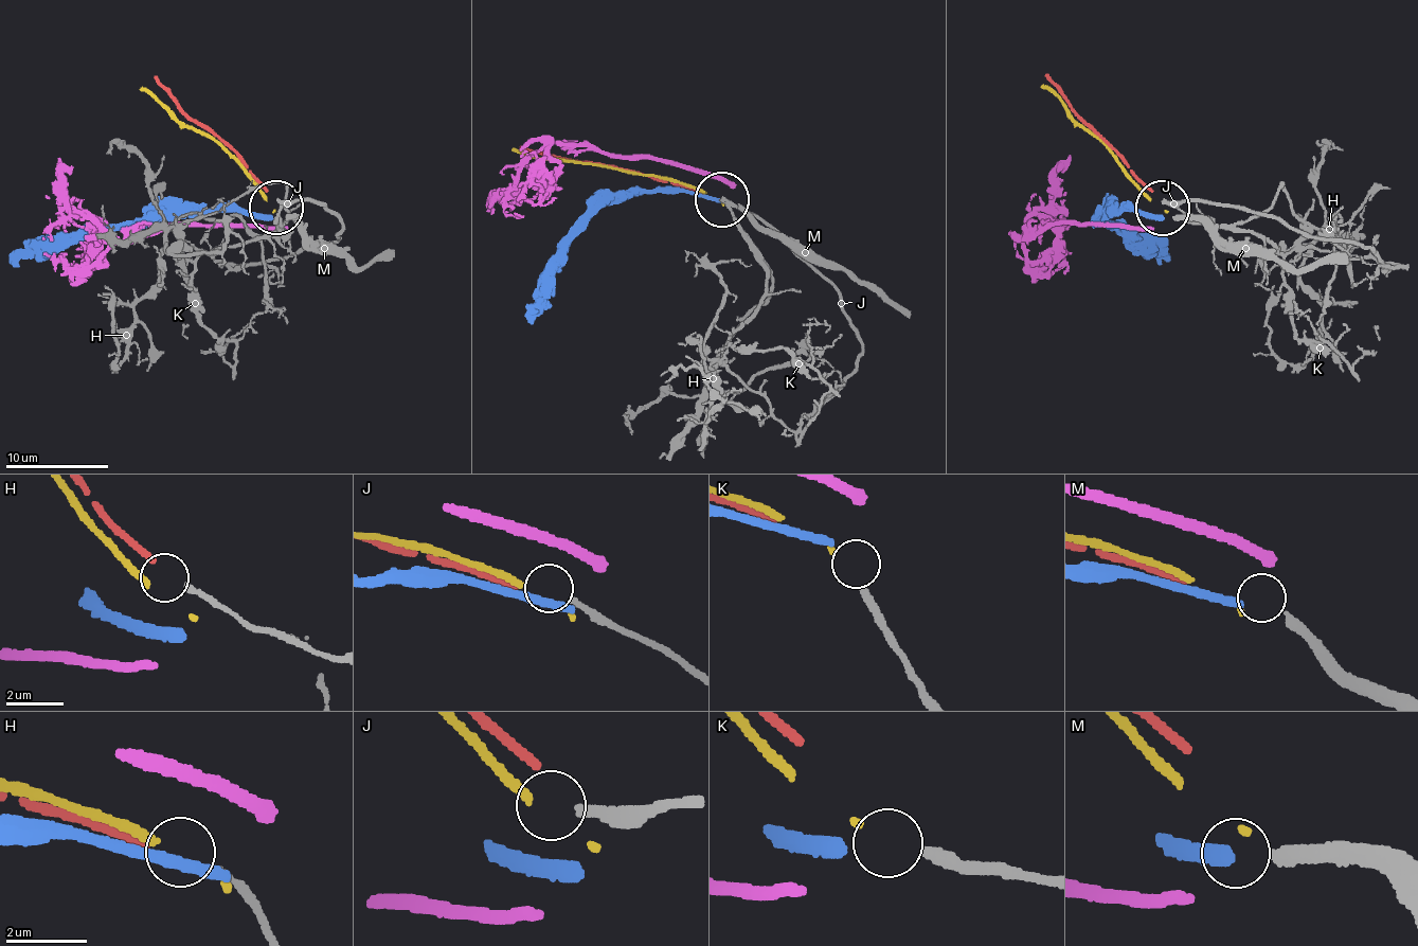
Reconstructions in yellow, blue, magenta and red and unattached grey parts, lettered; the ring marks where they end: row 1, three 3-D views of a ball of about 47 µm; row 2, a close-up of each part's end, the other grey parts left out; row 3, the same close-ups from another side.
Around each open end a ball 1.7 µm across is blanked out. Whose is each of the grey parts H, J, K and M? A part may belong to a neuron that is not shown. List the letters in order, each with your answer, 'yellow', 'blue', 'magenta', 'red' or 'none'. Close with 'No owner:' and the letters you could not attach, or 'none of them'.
H: red
J: none
K: yellow
M: blue
No owner: J

